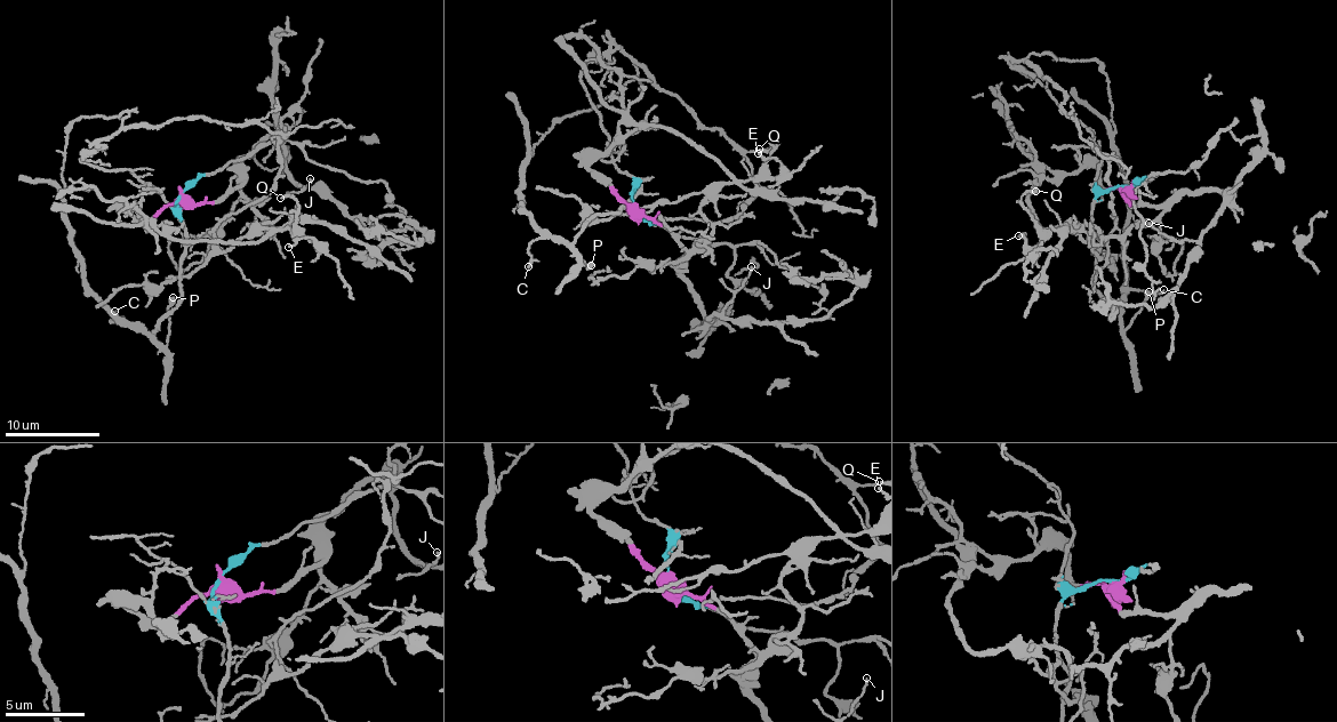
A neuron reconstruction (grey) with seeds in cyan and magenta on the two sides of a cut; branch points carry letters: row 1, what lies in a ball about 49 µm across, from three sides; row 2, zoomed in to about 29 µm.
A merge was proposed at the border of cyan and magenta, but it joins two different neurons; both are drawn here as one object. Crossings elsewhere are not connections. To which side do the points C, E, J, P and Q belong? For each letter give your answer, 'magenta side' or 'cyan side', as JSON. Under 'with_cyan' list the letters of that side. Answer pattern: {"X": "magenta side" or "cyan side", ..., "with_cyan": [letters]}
{"C": "cyan side", "E": "magenta side", "J": "magenta side", "P": "cyan side", "Q": "magenta side", "with_cyan": ["C", "P"]}

